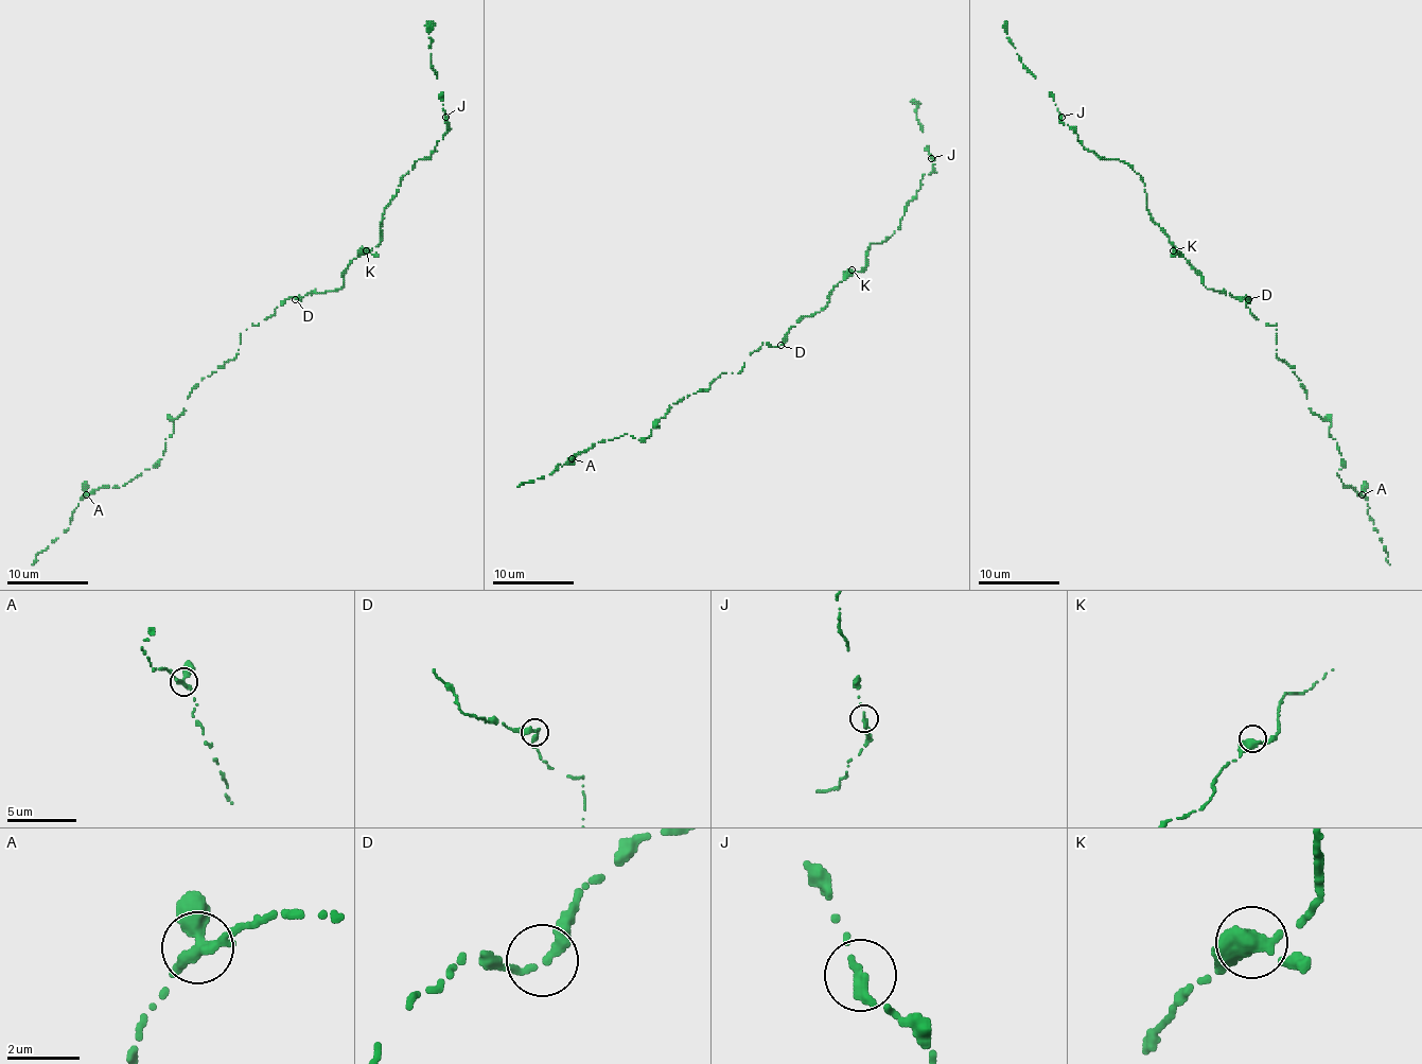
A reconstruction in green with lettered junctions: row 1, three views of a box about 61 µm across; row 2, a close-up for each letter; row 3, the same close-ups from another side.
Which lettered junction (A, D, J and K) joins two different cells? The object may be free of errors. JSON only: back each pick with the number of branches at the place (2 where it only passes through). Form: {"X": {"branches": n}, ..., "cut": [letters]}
{"cut": []}

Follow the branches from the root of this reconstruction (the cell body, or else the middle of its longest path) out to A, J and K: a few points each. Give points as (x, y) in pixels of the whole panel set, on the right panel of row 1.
A: (1248, 297), (1250, 313), (1276, 326), (1276, 355), (1300, 380), (1309, 408), (1331, 422), (1344, 487), (1362, 493)
J: (1248, 297), (1208, 289), (1153, 220), (1142, 177), (1118, 159), (1088, 151), (1061, 117)
K: (1248, 297), (1233, 297), (1230, 293), (1208, 289), (1204, 277), (1173, 250)

